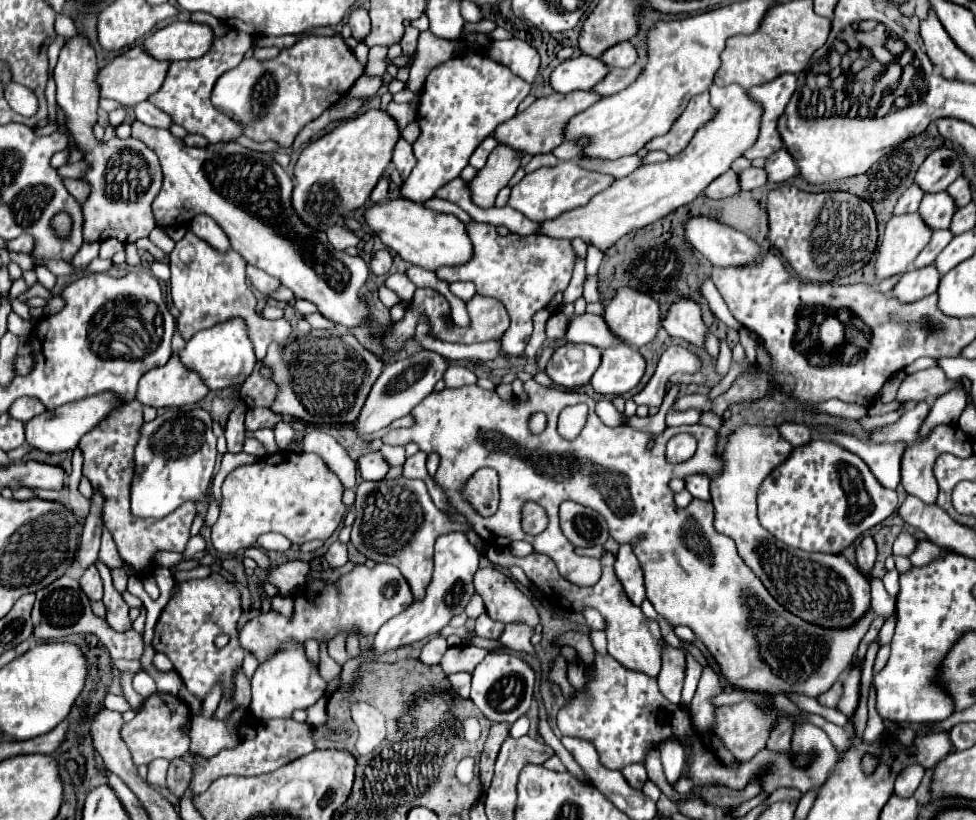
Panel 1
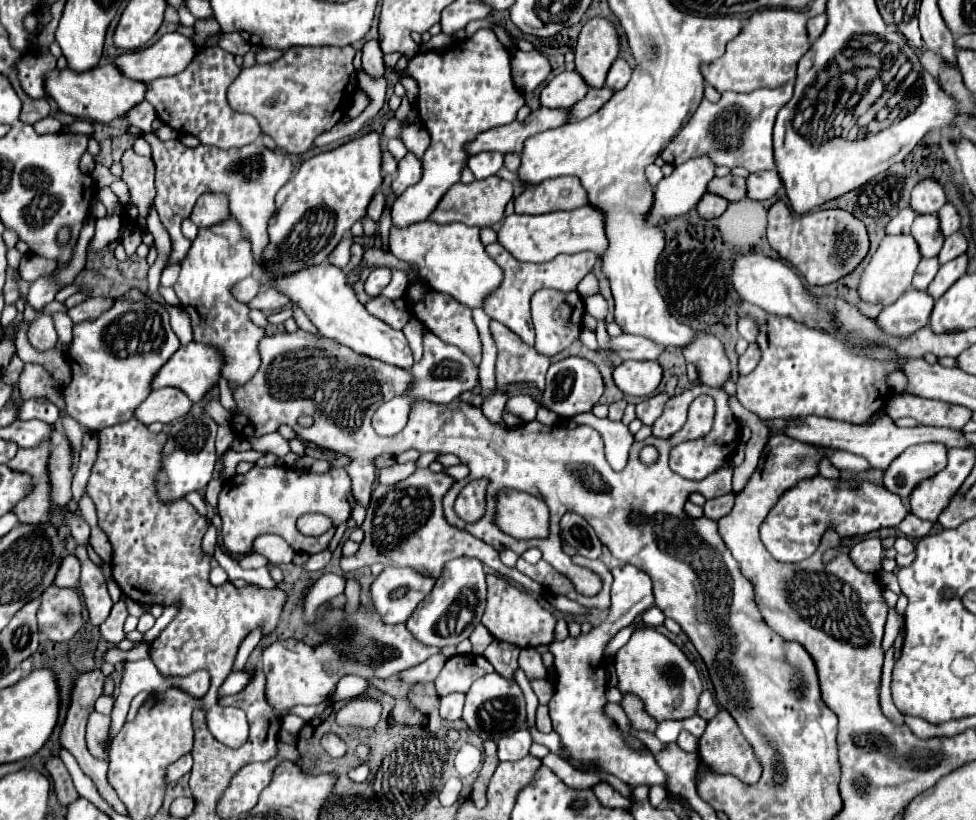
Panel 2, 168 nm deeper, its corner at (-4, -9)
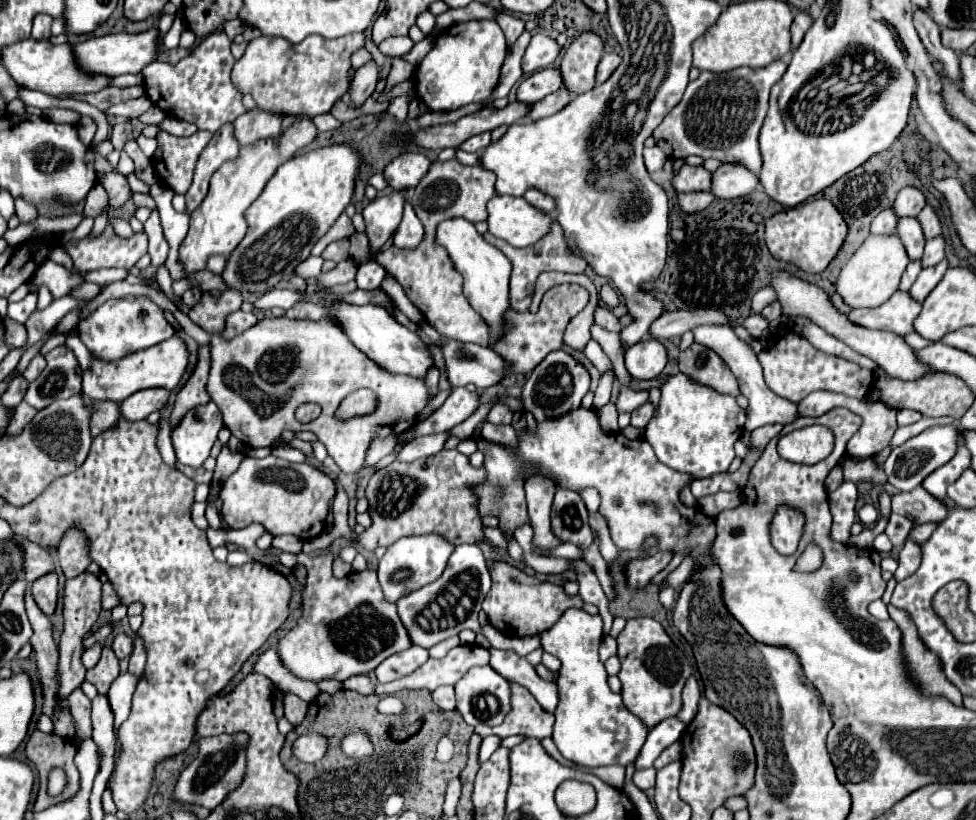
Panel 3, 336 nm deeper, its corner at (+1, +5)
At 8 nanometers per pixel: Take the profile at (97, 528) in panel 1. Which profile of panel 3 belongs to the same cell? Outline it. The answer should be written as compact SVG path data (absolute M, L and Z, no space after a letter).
M20 540L26 552L26 564L24 564L24 572L26 572L26 580L32 584L34 580L54 572L54 558L52 554L42 548L40 544L34 544L30 540Z

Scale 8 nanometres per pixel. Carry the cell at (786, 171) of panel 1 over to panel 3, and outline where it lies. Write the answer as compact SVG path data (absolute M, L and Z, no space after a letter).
M722 164L712 178L712 192L724 200L746 196L754 192L756 186L760 186L758 174L742 164Z

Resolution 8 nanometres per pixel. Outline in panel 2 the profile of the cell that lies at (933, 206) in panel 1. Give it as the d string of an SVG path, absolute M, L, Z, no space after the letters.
M917 216L911 226L911 236L917 240L917 246L921 248L923 258L933 258L939 254L943 246L943 234L939 230L937 216Z

